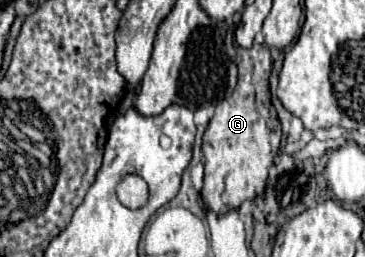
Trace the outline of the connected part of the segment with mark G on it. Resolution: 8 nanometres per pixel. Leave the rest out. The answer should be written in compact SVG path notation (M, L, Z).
M253 42L249 50L237 48L235 64L239 68L239 82L231 98L217 104L215 116L211 118L203 136L203 158L205 158L205 184L201 198L215 214L239 208L243 200L255 198L265 188L267 172L273 158L279 152L281 130L271 128L271 94L269 94L269 72L271 54L261 42Z

